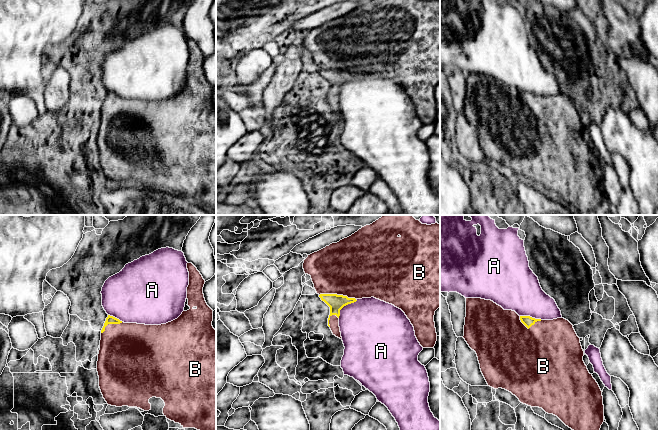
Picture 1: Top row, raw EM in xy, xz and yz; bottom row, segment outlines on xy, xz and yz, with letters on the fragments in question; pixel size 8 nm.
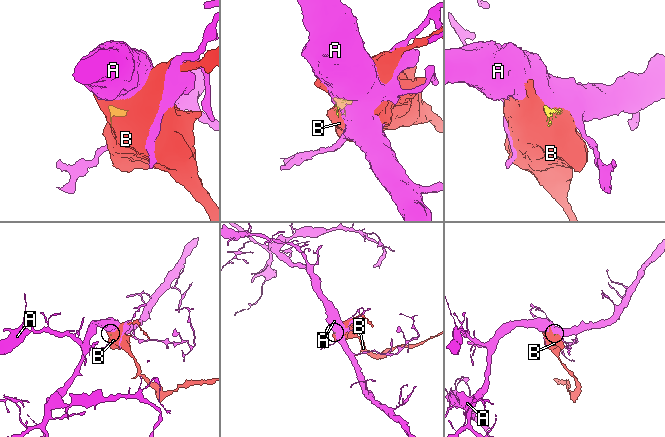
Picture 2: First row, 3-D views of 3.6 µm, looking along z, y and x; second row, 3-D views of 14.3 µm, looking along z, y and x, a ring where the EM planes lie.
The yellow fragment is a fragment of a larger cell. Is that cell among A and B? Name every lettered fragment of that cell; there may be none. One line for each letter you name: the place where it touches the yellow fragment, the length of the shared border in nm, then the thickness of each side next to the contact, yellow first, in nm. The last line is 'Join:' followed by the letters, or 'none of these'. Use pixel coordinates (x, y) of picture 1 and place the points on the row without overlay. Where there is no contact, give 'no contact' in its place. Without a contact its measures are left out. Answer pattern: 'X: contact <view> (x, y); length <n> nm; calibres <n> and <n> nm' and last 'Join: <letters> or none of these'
B: contact xz (336, 70); length 300 nm; calibres 130 and 460 nm
Join: B

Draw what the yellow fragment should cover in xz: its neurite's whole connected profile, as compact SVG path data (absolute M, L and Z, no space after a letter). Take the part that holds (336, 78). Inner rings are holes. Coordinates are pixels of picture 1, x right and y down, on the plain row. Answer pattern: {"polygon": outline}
{"polygon": "M370 0L362 3L351 12L340 16L337 19L332 19L325 24L314 28L304 36L303 45L305 50L311 52L314 64L321 74L329 83L330 91L328 94L328 102L330 103L333 111L342 115L339 92L340 86L351 79L356 78L358 75L374 73L386 79L392 80L401 85L407 94L410 96L414 103L415 112L423 124L433 124L437 117L437 109L434 98L435 87L440 83L440 0Z"}

